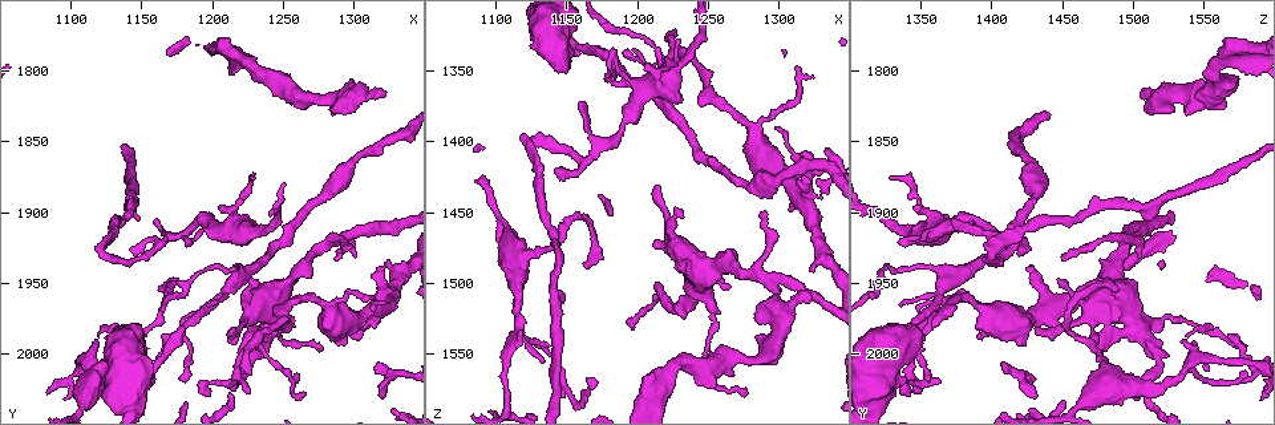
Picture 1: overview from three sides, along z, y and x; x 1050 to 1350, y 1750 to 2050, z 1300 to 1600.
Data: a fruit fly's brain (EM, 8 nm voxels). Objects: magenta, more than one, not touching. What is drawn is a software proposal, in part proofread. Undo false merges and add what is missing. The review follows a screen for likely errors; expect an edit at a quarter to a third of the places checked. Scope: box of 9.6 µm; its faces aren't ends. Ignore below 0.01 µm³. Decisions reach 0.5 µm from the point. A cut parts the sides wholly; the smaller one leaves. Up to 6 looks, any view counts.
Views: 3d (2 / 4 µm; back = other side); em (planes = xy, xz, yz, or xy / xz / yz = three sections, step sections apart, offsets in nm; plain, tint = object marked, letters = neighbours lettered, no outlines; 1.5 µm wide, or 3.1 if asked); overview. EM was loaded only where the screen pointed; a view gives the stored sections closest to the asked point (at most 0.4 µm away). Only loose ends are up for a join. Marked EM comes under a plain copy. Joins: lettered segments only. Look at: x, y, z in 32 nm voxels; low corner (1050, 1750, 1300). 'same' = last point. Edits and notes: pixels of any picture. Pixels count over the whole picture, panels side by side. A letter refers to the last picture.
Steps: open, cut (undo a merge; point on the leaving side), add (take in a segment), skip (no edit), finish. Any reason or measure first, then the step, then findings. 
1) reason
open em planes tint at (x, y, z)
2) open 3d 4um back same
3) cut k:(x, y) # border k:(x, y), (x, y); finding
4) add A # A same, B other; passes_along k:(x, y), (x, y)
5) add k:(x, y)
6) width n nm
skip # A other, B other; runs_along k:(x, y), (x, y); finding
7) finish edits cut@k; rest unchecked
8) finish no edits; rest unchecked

open 3d 4um back at (1300, 1988, 1390)

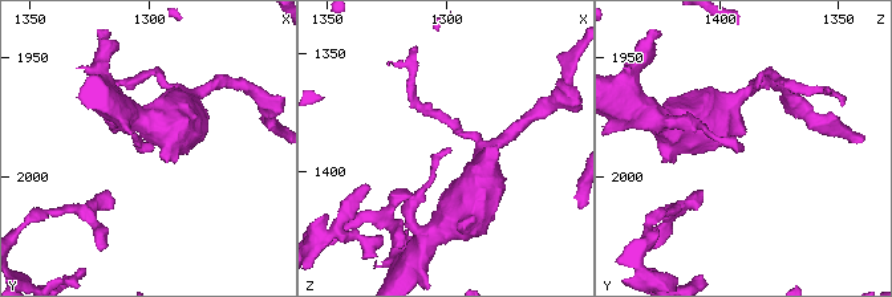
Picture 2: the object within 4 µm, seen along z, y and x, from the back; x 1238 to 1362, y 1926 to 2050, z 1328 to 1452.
need the tissue
open em planes tint at (1299, 1988, 1391)

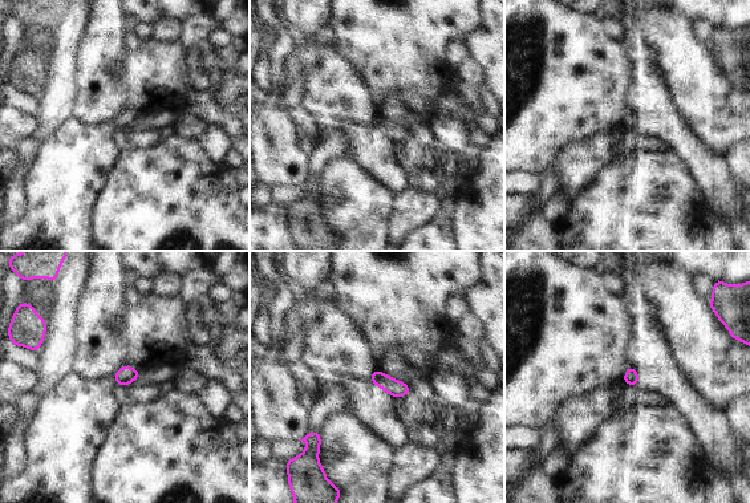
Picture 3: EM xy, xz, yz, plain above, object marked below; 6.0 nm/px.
open em planes letters same

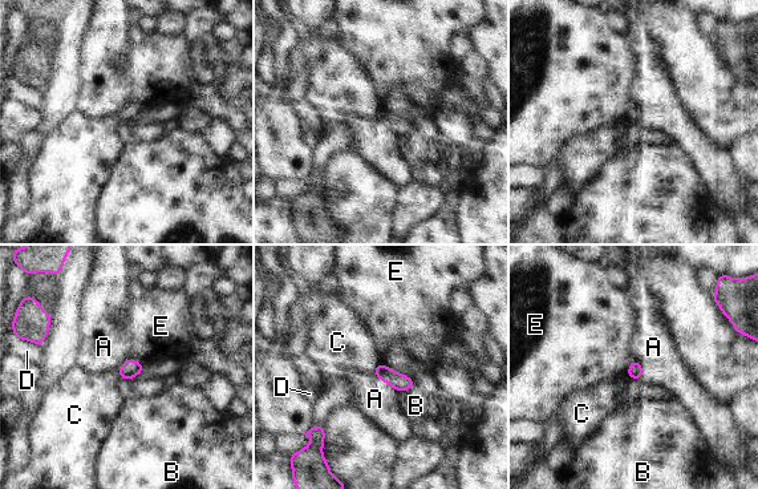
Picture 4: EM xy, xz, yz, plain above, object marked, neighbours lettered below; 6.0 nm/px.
width 90 nm
skip # A other, B other, C other, D other, E other; border 4:(373, 374), (398, 392); no lettered segment goes on from it

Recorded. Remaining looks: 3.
an open end
open em planes letters at (1320, 1936, 1492)

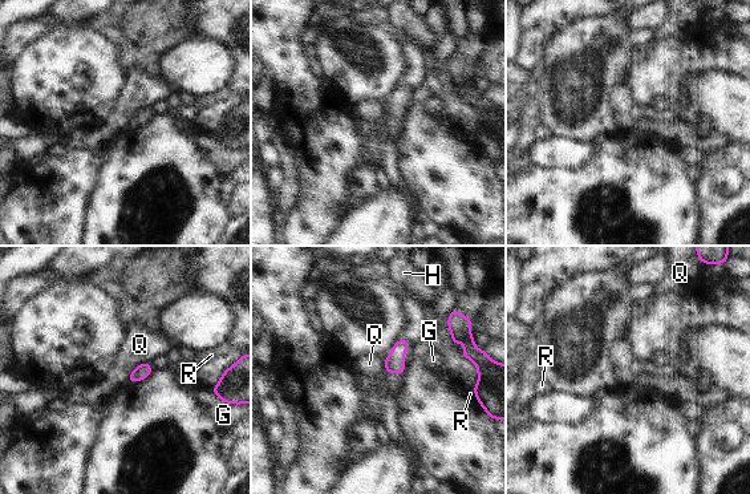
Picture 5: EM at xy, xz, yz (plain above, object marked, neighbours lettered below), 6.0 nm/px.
skip # G other, H other, Q other, R other; border 5:(145, 361), (134, 368); none of them fits

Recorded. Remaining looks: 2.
branch stops here
open em planes letters at (1324, 1814, 1506)

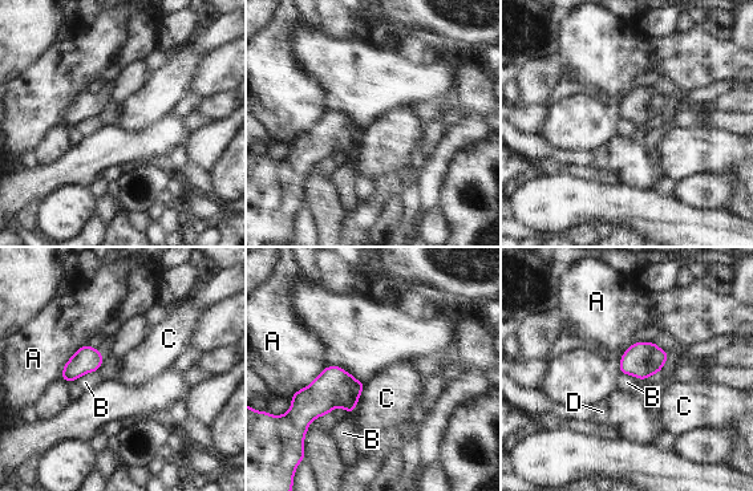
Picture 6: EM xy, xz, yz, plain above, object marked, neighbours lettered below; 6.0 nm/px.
skip # A other, B other, C other, D other; none of them fits

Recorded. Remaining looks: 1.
finish no edits; rest unchecked

